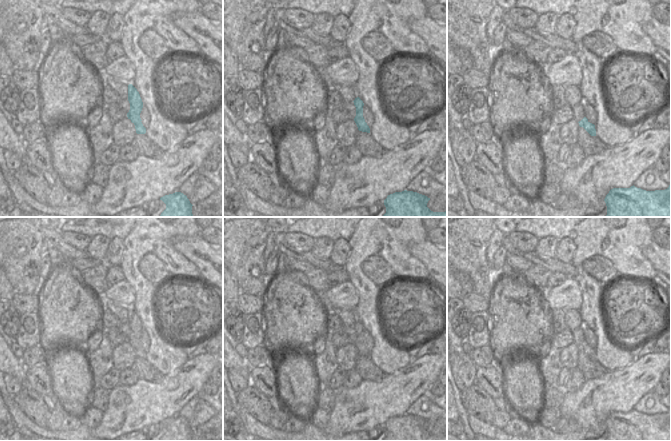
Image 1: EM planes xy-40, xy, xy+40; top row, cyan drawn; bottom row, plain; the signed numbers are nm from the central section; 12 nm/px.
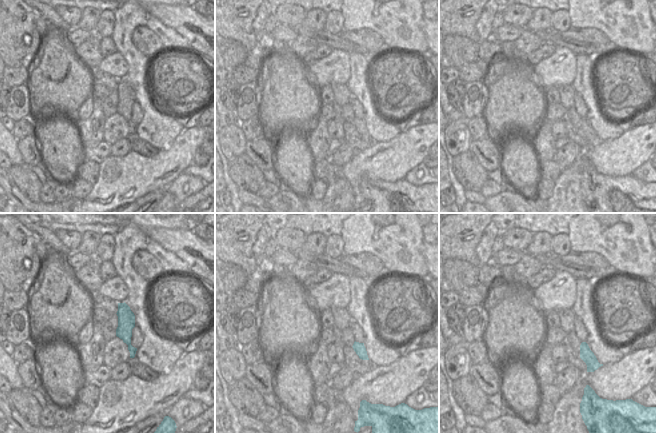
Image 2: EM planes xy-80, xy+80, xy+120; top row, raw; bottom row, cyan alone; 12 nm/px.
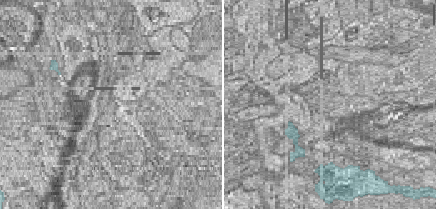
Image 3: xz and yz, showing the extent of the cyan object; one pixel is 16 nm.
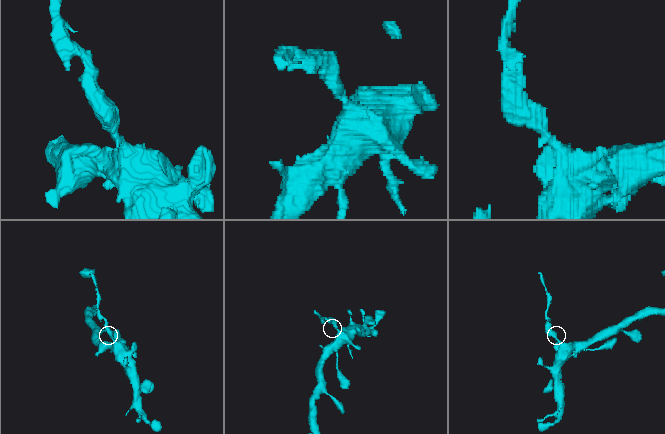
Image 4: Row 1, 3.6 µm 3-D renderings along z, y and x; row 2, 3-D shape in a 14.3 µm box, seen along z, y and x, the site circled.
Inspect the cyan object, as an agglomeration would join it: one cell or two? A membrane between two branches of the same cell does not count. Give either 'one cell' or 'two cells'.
two cells

